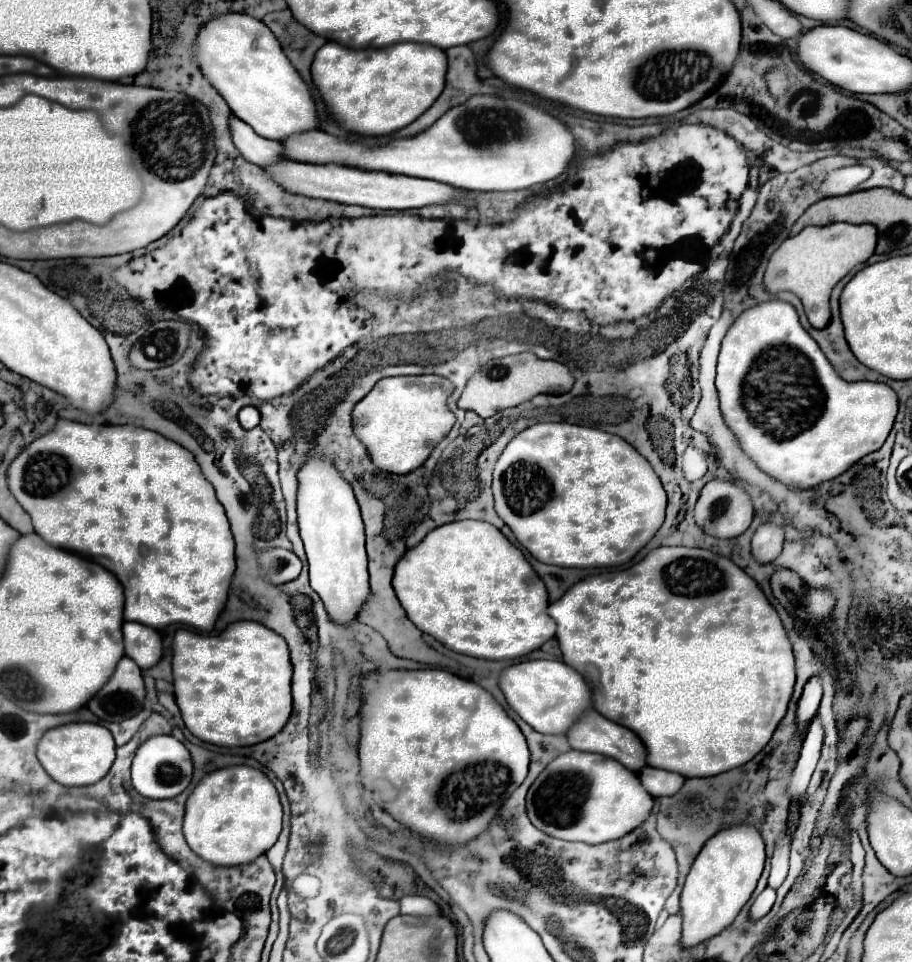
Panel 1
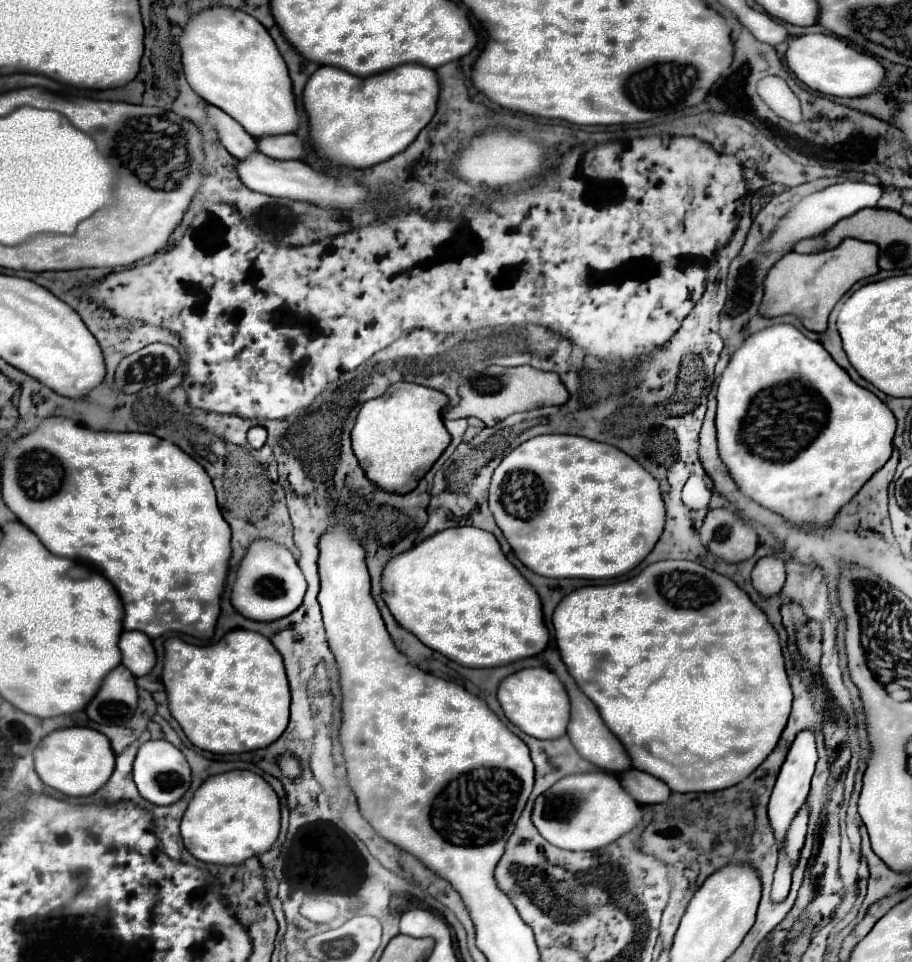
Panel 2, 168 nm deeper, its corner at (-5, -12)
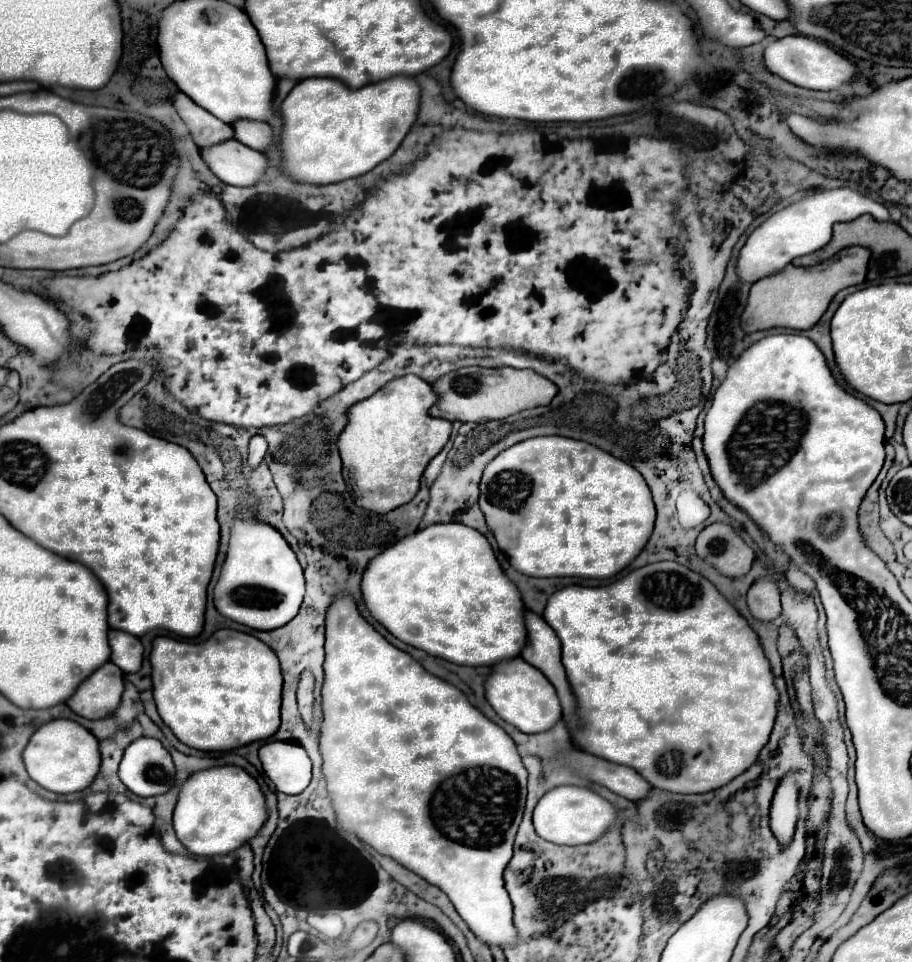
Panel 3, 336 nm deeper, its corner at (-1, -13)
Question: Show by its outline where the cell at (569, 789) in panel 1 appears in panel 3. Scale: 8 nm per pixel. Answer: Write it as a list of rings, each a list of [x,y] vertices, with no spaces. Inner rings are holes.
[[[558,786],[550,790],[546,796],[542,796],[542,800],[538,802],[534,810],[534,828],[538,836],[554,844],[564,844],[564,846],[590,844],[596,842],[616,822],[616,814],[618,810],[590,788]]]

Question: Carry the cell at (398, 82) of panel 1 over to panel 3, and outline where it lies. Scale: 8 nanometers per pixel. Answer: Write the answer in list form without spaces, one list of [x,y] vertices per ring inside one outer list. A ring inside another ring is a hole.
[[[410,76],[366,84],[360,90],[346,88],[334,78],[310,78],[298,82],[280,104],[280,168],[294,182],[334,184],[362,176],[390,158],[418,114],[420,86]]]

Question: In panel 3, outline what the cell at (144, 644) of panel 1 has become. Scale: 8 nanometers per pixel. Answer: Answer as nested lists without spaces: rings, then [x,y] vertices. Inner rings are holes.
[[[110,630],[108,642],[110,642],[110,650],[112,650],[110,662],[118,664],[118,668],[122,668],[124,674],[140,670],[144,648],[136,636],[130,636],[130,634],[118,632],[118,630]]]

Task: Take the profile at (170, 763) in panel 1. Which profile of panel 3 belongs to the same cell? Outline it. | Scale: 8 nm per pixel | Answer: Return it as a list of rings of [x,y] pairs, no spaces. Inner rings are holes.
[[[138,738],[126,746],[118,776],[138,796],[158,796],[174,784],[174,764],[156,738]]]

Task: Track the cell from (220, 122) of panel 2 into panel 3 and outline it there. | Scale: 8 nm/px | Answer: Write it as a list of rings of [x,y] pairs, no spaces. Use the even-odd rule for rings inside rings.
[[[176,92],[172,98],[172,104],[174,104],[178,116],[188,126],[196,146],[204,148],[204,146],[218,144],[218,142],[234,136],[234,130],[230,128],[230,124],[218,120],[216,116],[212,116],[210,112],[206,112],[198,104],[194,104],[186,94]]]

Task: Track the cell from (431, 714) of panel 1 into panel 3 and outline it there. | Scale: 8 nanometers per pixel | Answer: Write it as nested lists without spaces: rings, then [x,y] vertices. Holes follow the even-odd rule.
[[[338,596],[326,614],[326,662],[324,662],[324,686],[322,686],[322,728],[320,728],[320,754],[322,754],[322,774],[326,780],[326,790],[336,812],[338,826],[372,846],[378,854],[388,856],[418,874],[426,882],[438,886],[448,894],[456,912],[472,928],[472,932],[490,946],[508,946],[516,942],[516,928],[512,924],[512,902],[504,888],[502,872],[512,858],[512,846],[516,830],[522,822],[524,802],[526,802],[526,768],[520,760],[514,740],[494,722],[490,722],[480,710],[476,710],[468,698],[452,684],[428,674],[410,654],[394,648],[384,636],[380,636],[358,612],[354,600],[348,596]]]

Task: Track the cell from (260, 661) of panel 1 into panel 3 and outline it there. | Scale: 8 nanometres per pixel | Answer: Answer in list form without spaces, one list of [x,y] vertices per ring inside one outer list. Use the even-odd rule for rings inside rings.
[[[224,628],[200,644],[158,636],[152,642],[150,664],[158,714],[190,748],[234,750],[270,738],[280,726],[280,664],[274,650],[250,634]]]

